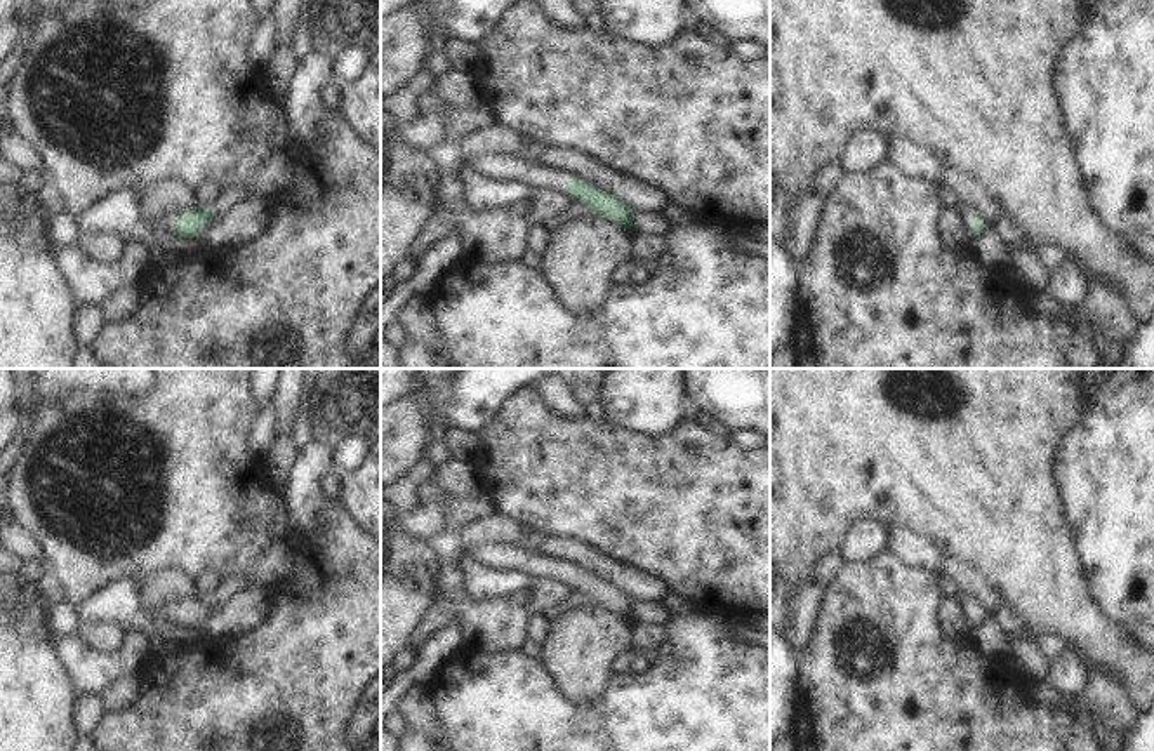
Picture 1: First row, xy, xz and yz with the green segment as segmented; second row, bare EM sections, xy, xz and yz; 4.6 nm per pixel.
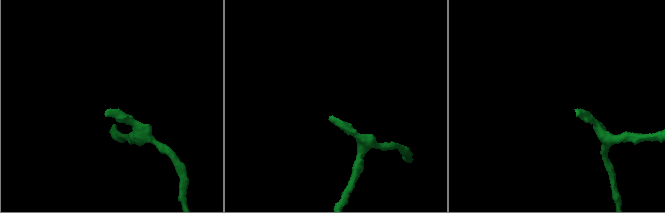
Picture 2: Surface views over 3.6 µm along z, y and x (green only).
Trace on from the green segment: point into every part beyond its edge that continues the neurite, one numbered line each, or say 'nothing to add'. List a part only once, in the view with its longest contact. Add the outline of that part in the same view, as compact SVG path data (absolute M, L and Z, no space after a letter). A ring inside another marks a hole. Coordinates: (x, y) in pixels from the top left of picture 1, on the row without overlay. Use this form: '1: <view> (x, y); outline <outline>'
1: xy (167, 614); outline M144 603L143 612L153 621L162 624L176 624L179 608L167 605L163 608L153 608Z

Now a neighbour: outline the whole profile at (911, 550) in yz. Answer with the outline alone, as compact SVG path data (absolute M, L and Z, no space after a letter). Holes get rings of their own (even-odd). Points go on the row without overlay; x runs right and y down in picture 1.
M899 528L890 530L886 551L909 568L932 572L938 577L945 575L949 556L919 534Z

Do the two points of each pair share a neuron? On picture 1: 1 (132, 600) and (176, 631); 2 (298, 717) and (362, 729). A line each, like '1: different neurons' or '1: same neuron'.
1: same neuron
2: different neurons

